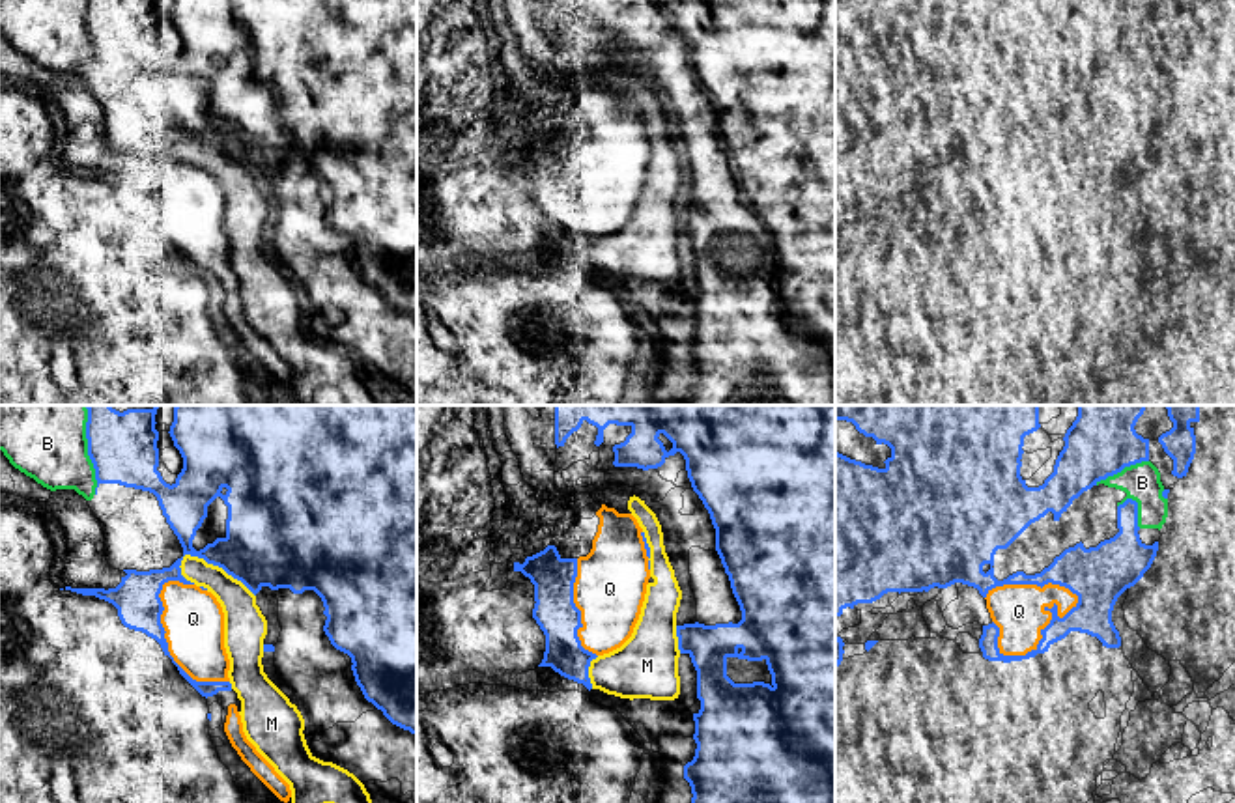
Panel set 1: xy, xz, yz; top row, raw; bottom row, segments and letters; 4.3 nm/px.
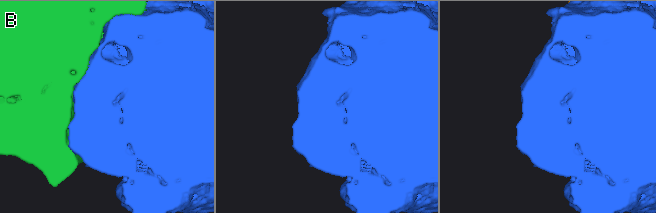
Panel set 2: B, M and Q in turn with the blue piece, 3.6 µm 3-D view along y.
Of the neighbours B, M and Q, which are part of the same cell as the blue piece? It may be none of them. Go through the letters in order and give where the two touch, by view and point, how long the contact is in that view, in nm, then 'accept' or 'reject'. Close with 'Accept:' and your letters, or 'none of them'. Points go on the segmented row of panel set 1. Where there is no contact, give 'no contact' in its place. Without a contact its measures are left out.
B: xy (88, 450) | 380 nm | reject
M: xy (219, 566) | 360 nm | reject
Q: yz (1045, 628) | 420 nm | reject
Accept: none of them

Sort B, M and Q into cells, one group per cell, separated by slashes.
B M / Q

